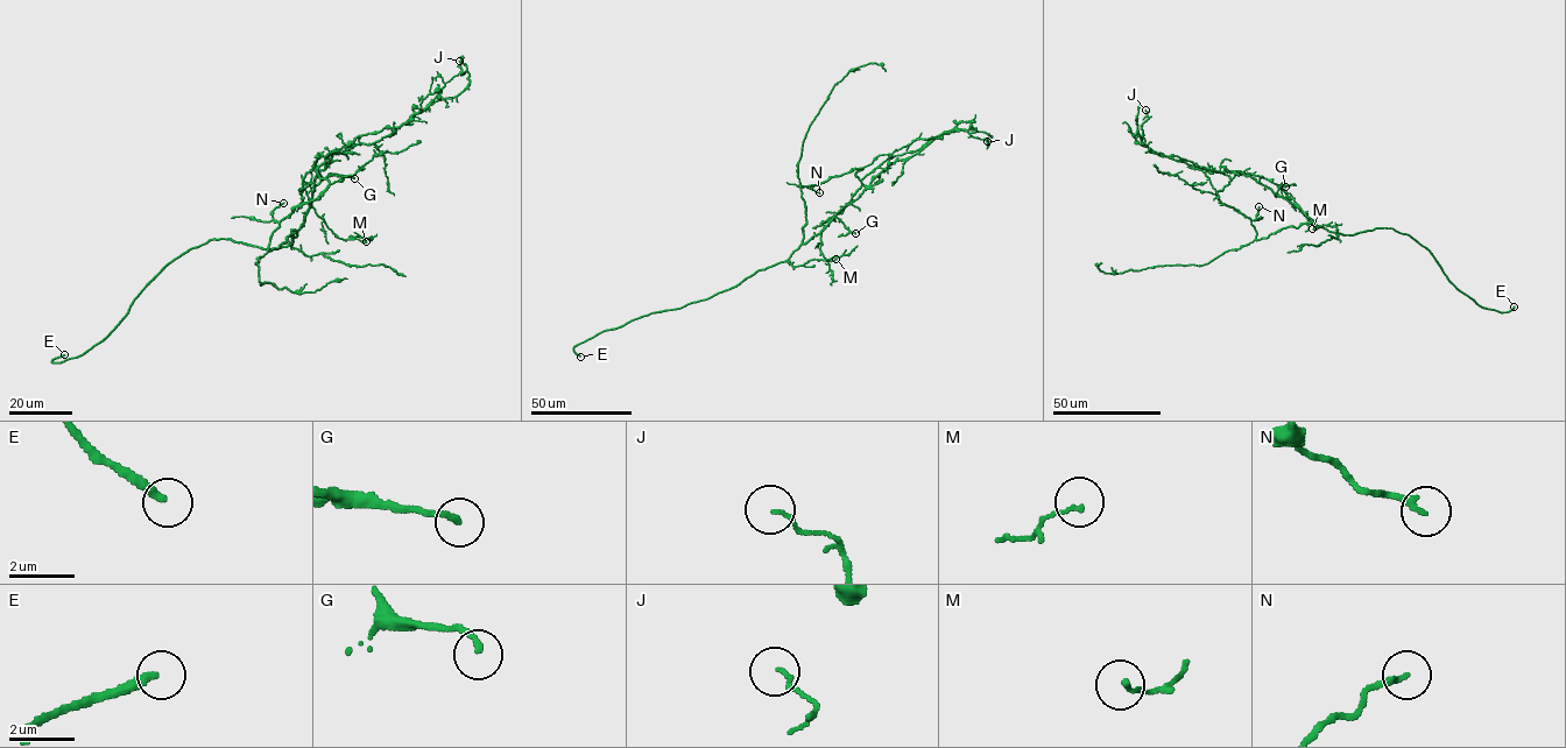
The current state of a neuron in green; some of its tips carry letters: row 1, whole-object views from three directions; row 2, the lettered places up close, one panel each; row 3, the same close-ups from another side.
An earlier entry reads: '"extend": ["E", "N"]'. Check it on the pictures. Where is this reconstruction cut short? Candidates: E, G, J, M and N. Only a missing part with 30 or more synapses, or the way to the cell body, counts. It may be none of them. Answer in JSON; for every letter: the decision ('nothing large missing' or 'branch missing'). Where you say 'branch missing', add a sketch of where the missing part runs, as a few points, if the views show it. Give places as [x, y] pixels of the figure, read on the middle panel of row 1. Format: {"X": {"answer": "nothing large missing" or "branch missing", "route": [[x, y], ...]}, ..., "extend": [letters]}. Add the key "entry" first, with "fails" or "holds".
{"entry": "holds", "E": {"answer": "branch missing"}, "G": {"answer": "nothing large missing"}, "J": {"answer": "nothing large missing"}, "M": {"answer": "nothing large missing"}, "N": {"answer": "branch missing", "route": [[819, 192], [853, 193], [863, 188]]}, "extend": ["E", "N"]}

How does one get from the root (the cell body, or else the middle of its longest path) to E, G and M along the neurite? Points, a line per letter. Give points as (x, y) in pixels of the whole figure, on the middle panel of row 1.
E: (792, 253), (785, 260), (759, 269), (735, 286), (706, 298), (651, 312), (601, 331), (575, 346), (580, 357)
G: (792, 253), (834, 217), (855, 233)
M: (792, 253), (819, 233), (823, 256), (830, 261), (836, 259)

